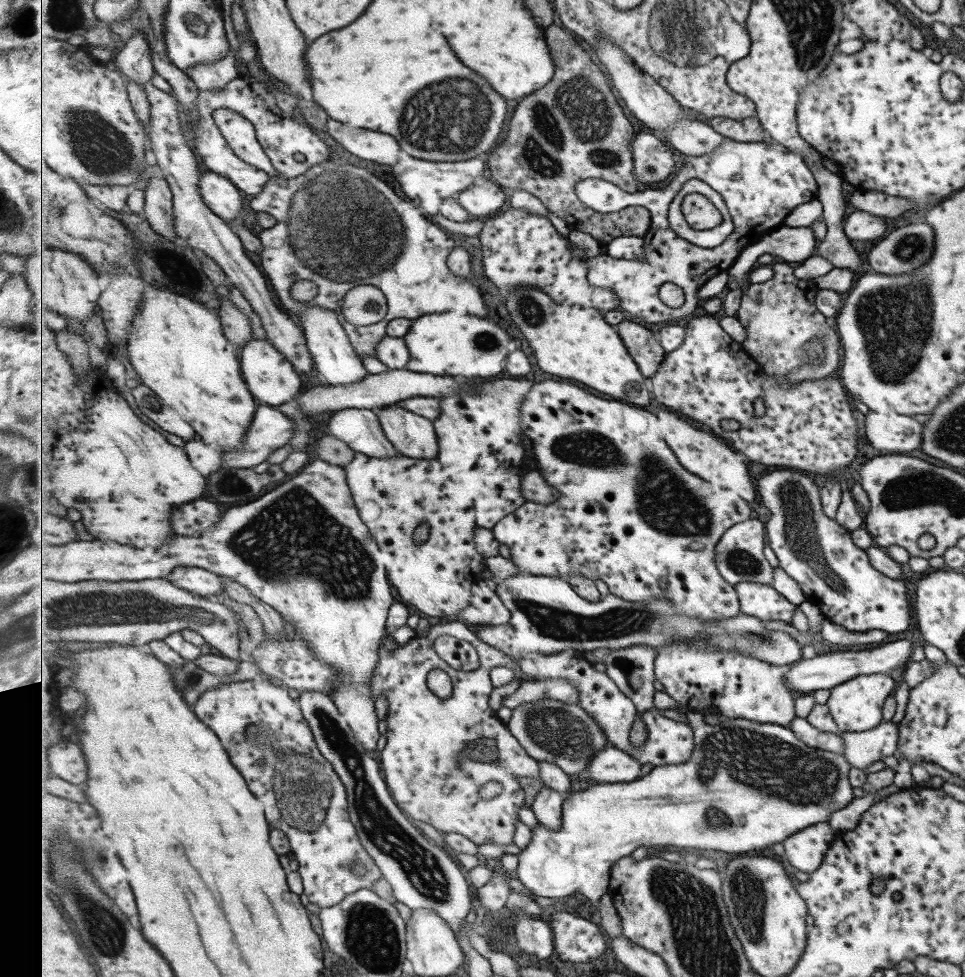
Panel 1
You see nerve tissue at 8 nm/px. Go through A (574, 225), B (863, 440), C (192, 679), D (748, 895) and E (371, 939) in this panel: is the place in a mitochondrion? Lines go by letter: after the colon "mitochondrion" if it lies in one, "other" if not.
A: other
B: other
C: mitochondrion
D: mitochondrion
E: mitochondrion

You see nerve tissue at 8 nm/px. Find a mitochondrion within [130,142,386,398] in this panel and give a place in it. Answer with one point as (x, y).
(173, 264)

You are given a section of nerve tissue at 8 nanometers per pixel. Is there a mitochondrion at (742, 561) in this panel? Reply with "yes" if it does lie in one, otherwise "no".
yes

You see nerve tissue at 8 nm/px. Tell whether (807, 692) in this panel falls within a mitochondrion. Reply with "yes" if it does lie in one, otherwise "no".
no

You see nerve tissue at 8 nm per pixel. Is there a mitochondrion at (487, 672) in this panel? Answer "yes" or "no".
no

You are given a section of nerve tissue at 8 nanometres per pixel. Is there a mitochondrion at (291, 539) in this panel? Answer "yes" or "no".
yes

